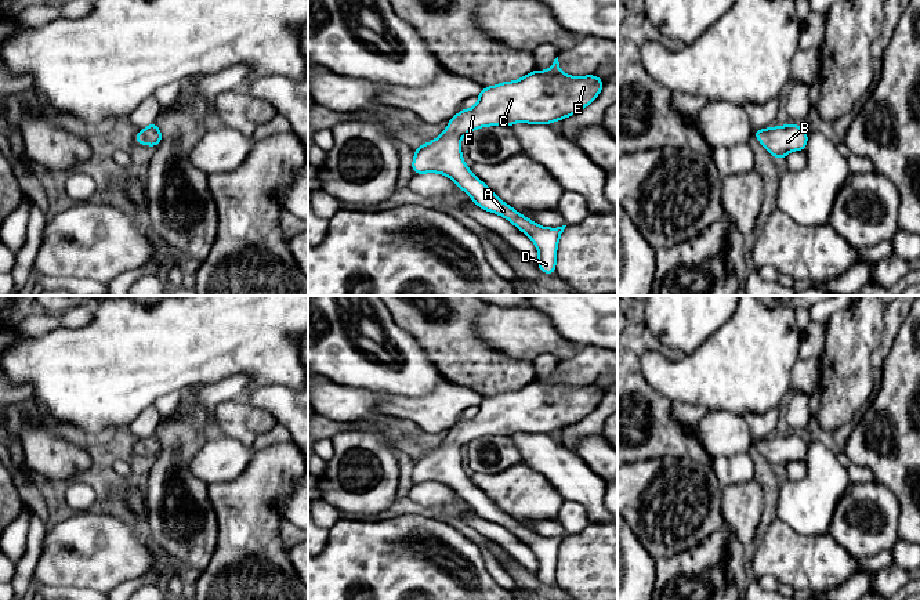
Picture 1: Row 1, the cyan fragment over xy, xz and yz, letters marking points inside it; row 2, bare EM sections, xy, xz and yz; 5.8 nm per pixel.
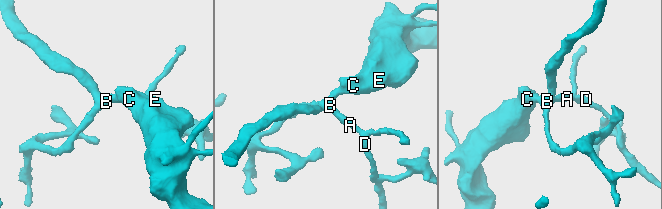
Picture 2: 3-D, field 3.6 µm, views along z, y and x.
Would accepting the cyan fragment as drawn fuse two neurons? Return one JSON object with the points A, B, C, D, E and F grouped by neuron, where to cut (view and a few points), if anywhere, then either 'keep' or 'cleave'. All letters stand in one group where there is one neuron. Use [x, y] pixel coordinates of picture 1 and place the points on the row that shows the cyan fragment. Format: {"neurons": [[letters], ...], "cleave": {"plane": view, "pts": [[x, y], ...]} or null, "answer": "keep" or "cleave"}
{"neurons": [["A", "B", "C", "D", "E", "F"]], "cleave": null, "answer": "keep"}

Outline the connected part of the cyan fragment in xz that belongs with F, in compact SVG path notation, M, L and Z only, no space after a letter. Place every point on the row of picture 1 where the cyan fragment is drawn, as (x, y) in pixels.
M558 57L548 71L532 71L515 80L483 87L471 109L461 109L446 130L424 145L416 145L413 174L441 173L450 177L478 207L500 214L526 234L539 252L537 268L557 275L557 246L566 225L544 228L501 202L464 163L460 138L485 126L512 126L517 122L551 124L591 104L605 83L593 75L568 76L559 71Z

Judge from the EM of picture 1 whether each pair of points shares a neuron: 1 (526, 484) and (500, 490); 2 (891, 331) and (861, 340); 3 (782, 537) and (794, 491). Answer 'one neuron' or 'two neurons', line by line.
1: one neuron
2: two neurons
3: two neurons

